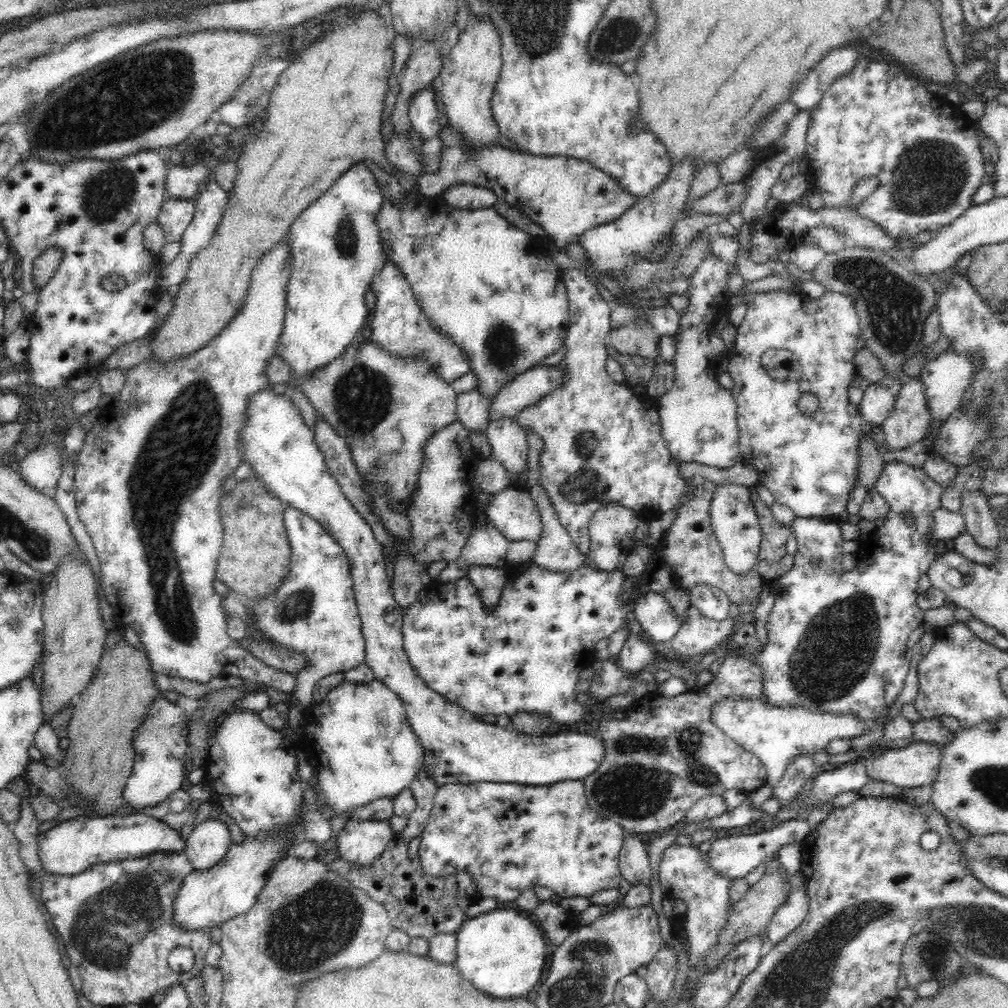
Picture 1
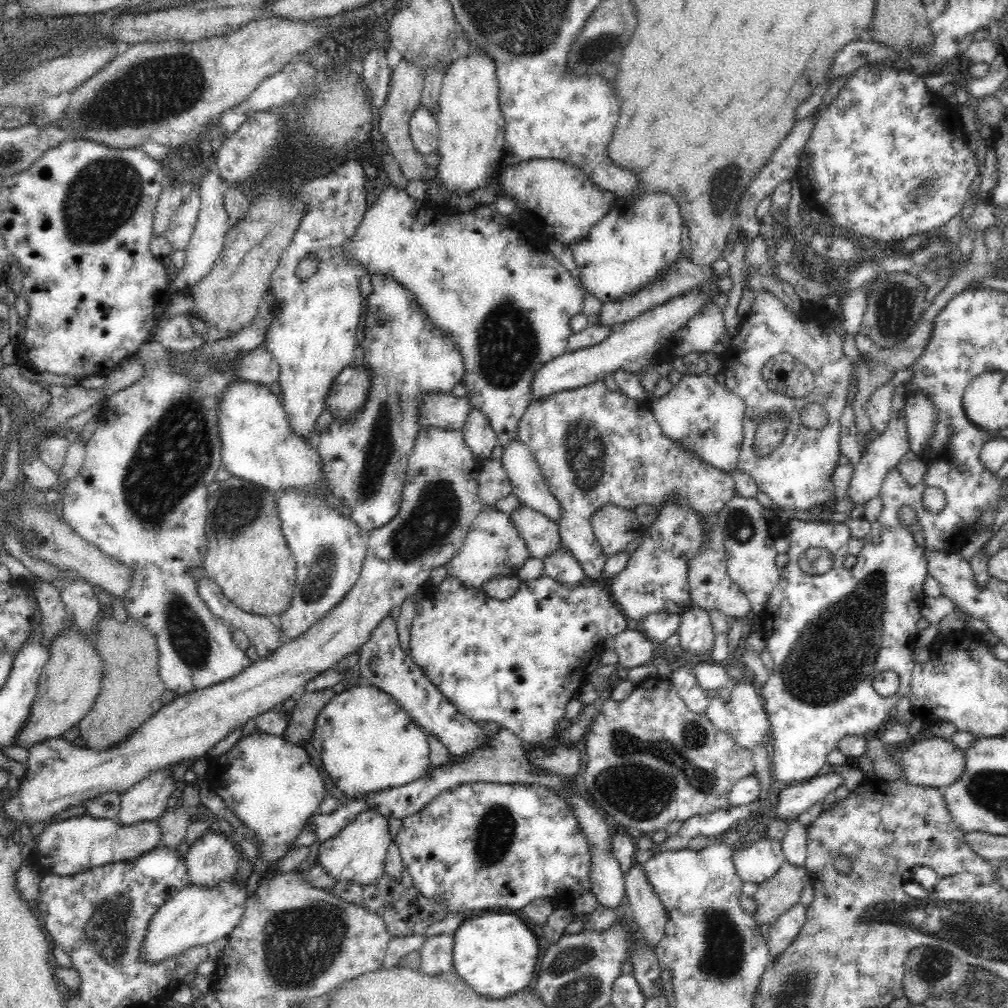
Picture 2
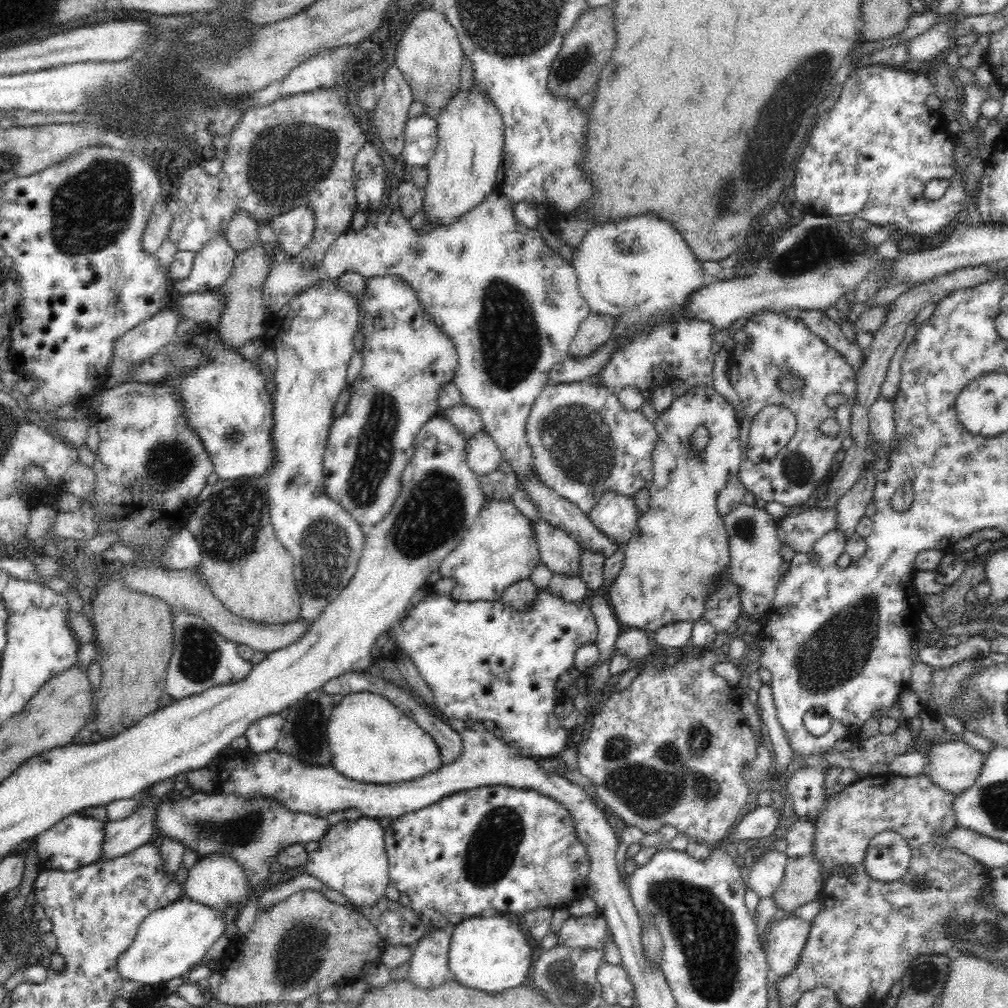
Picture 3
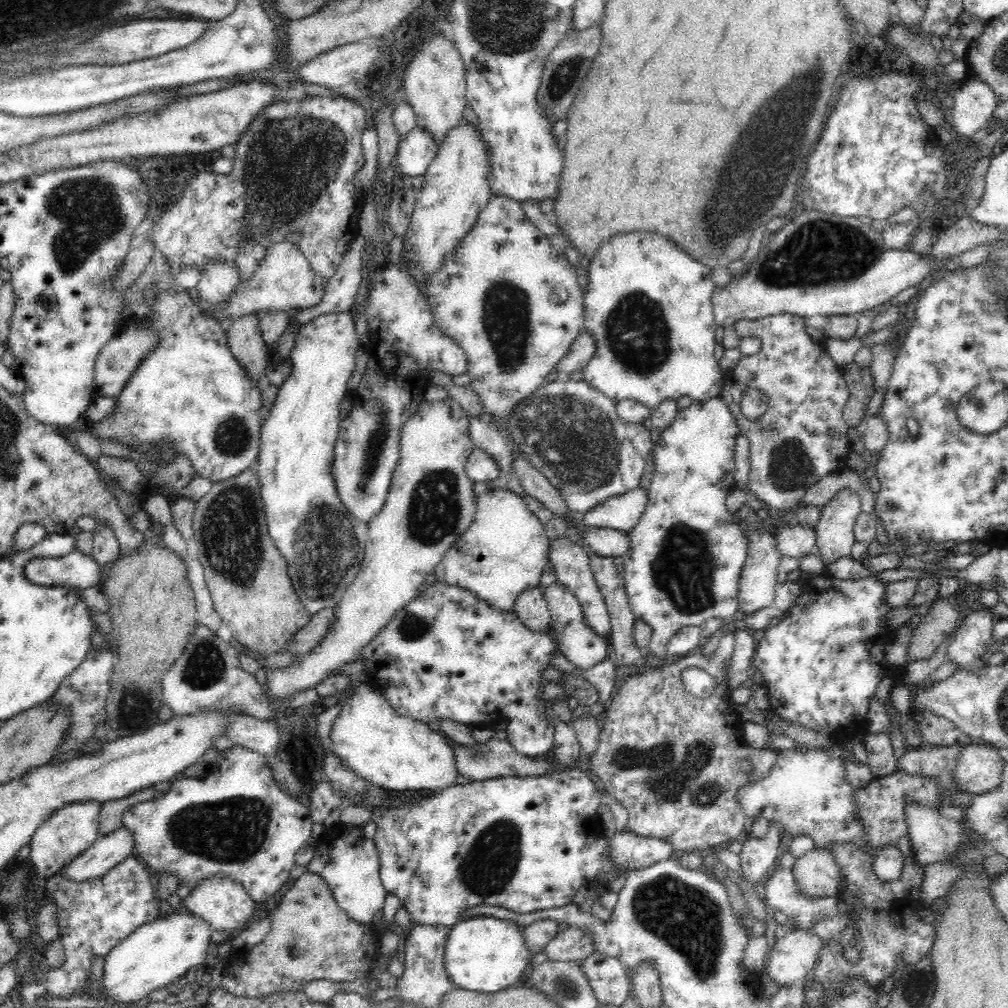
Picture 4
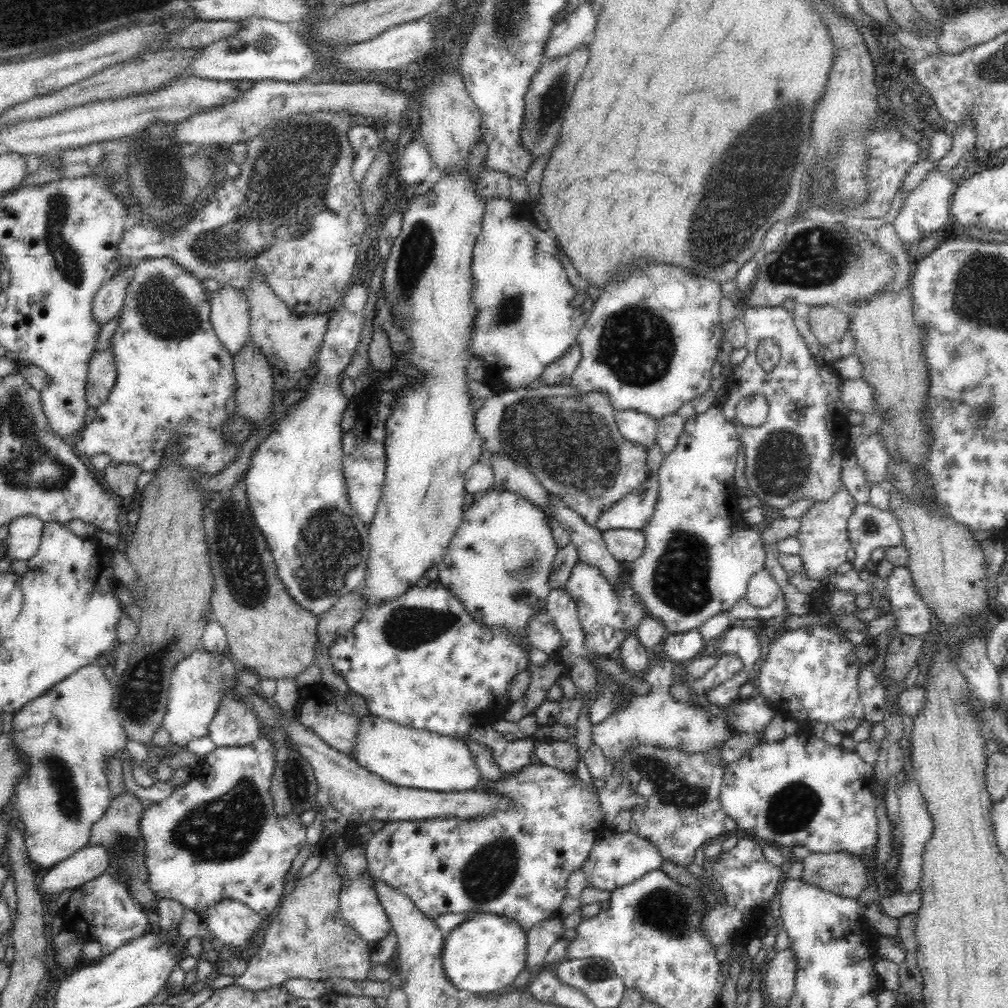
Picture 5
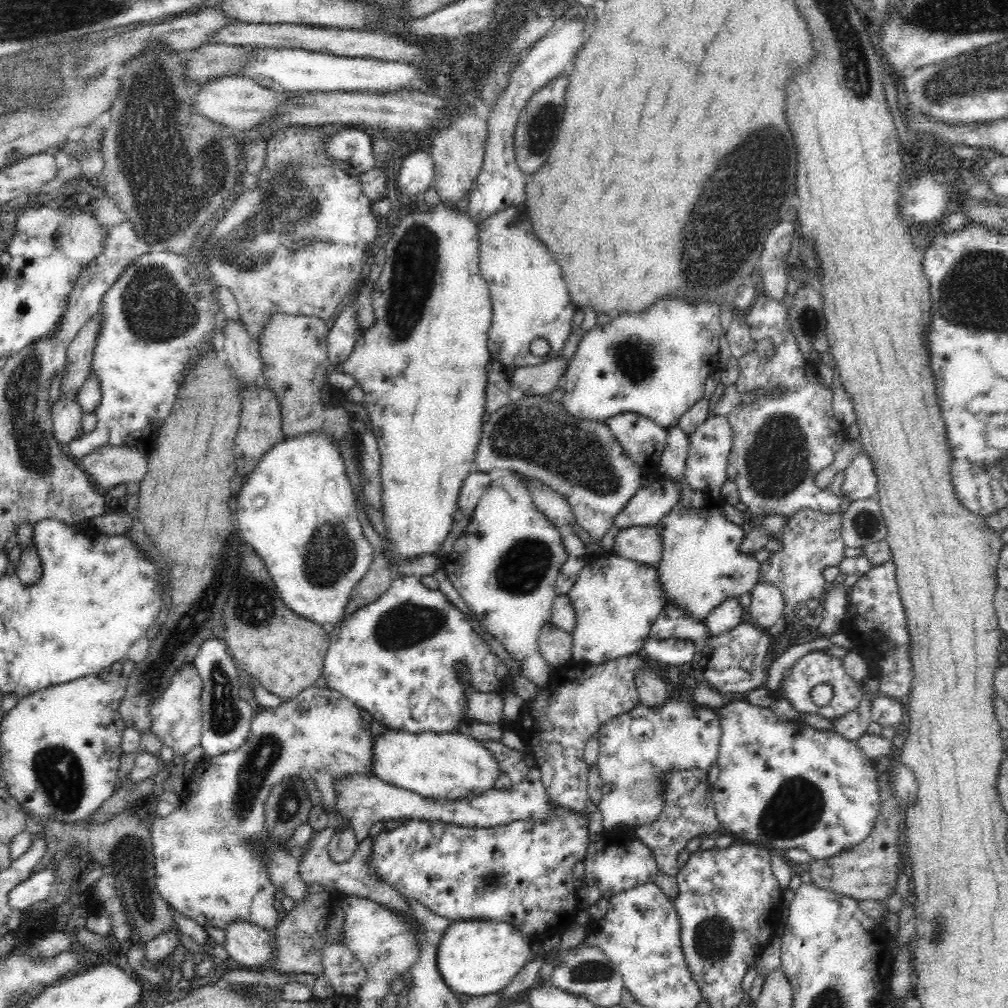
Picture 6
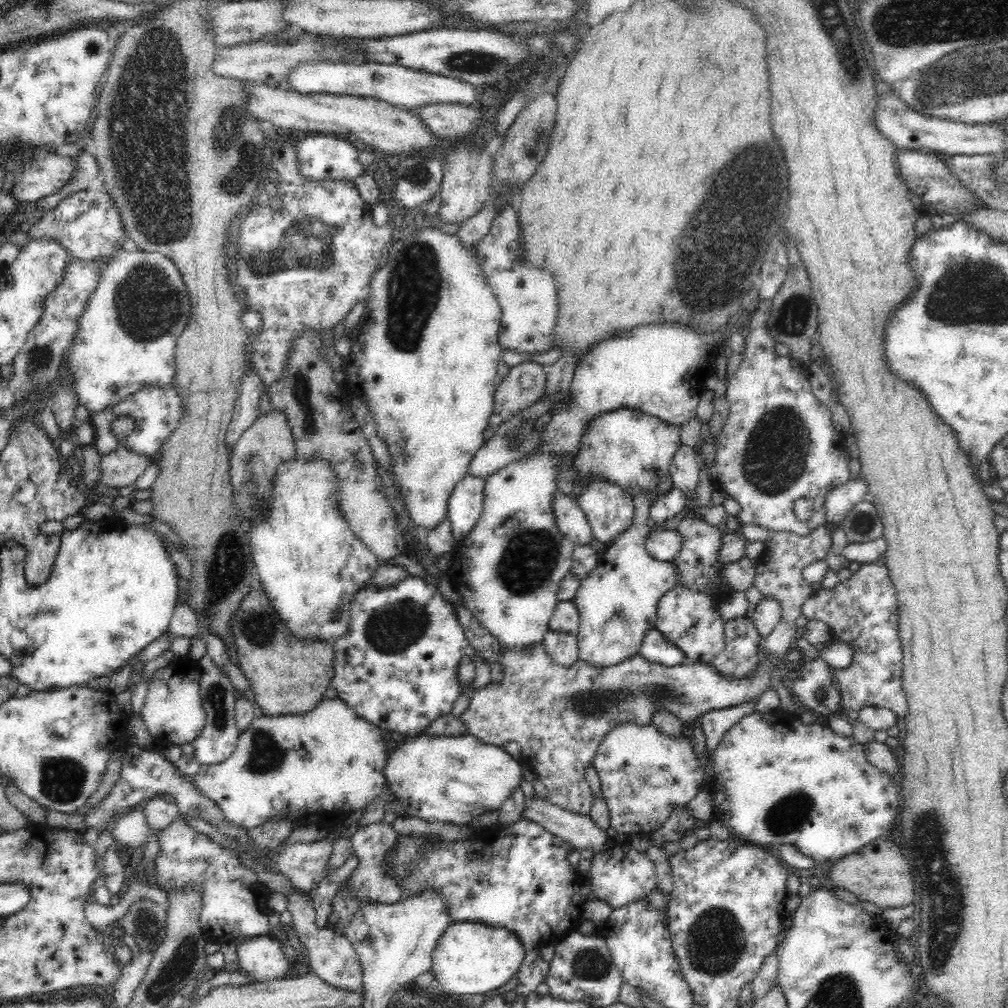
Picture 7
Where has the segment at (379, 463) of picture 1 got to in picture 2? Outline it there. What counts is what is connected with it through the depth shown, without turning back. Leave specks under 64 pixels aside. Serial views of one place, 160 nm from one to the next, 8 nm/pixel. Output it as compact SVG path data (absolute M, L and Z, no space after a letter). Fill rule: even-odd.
M364 365L343 368L325 400L325 410L330 410L335 420L352 416L352 412L356 412L366 400L370 376L372 373ZM430 393L424 395L419 408L419 423L422 428L436 427L444 430L462 431L472 405L466 398L456 397L452 393Z

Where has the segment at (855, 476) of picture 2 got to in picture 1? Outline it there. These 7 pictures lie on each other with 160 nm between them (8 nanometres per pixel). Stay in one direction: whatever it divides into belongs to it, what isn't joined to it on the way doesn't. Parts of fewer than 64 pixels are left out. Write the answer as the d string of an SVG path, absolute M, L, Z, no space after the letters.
M918 377L905 379L895 392L895 404L881 428L884 430L884 446L880 454L907 450L922 441L928 431L930 415L924 403L924 389Z

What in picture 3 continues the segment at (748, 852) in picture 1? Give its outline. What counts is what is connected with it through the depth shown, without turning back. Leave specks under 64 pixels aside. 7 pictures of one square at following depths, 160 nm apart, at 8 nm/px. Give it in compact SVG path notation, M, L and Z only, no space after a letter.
M776 850L762 852L760 858L744 861L745 881L759 898L773 898L785 875L789 857Z

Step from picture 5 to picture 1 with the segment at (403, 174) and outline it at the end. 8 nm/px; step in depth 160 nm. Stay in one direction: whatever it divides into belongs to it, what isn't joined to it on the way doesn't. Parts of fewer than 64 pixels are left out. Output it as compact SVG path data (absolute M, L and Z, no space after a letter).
M430 86L417 92L410 101L409 117L411 128L416 131L418 139L422 142L439 136L440 122L434 97L437 96L436 86Z

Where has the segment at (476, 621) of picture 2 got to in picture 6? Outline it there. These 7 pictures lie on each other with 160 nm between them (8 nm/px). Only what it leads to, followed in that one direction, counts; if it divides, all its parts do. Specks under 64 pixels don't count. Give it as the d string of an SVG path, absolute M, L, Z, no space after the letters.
M396 575L392 586L384 592L380 598L372 601L370 604L364 604L362 608L356 608L354 612L345 616L345 619L328 631L330 636L330 646L324 659L324 679L326 679L329 689L340 692L347 700L352 701L360 712L366 711L376 721L382 722L387 728L396 730L405 730L412 734L421 732L450 732L466 720L468 698L463 682L457 676L455 663L460 660L468 667L470 677L472 677L473 688L480 692L498 693L504 688L509 679L510 671L507 667L490 651L490 648L483 642L480 636L470 627L465 613L455 607L440 590L432 590L426 587L416 576Z

